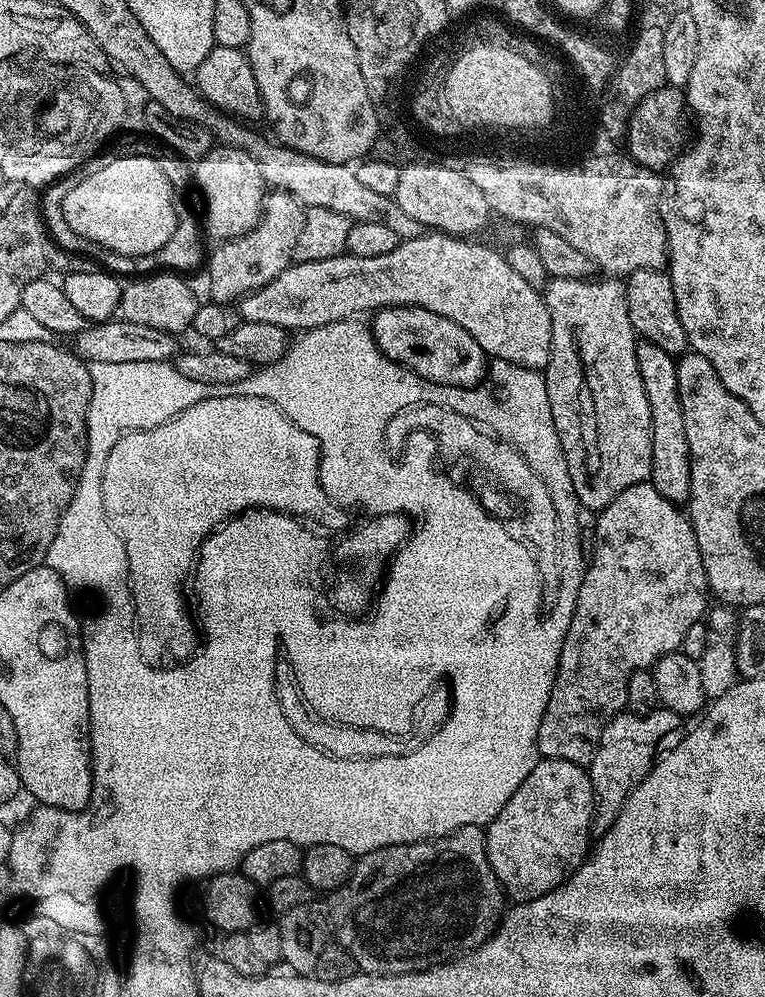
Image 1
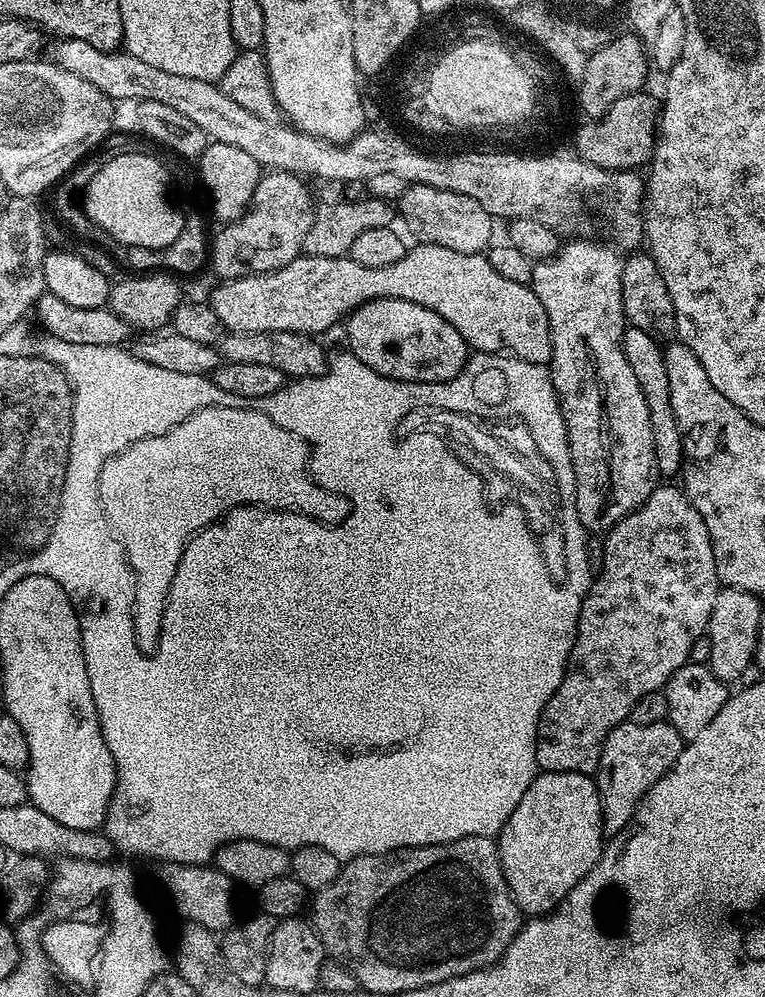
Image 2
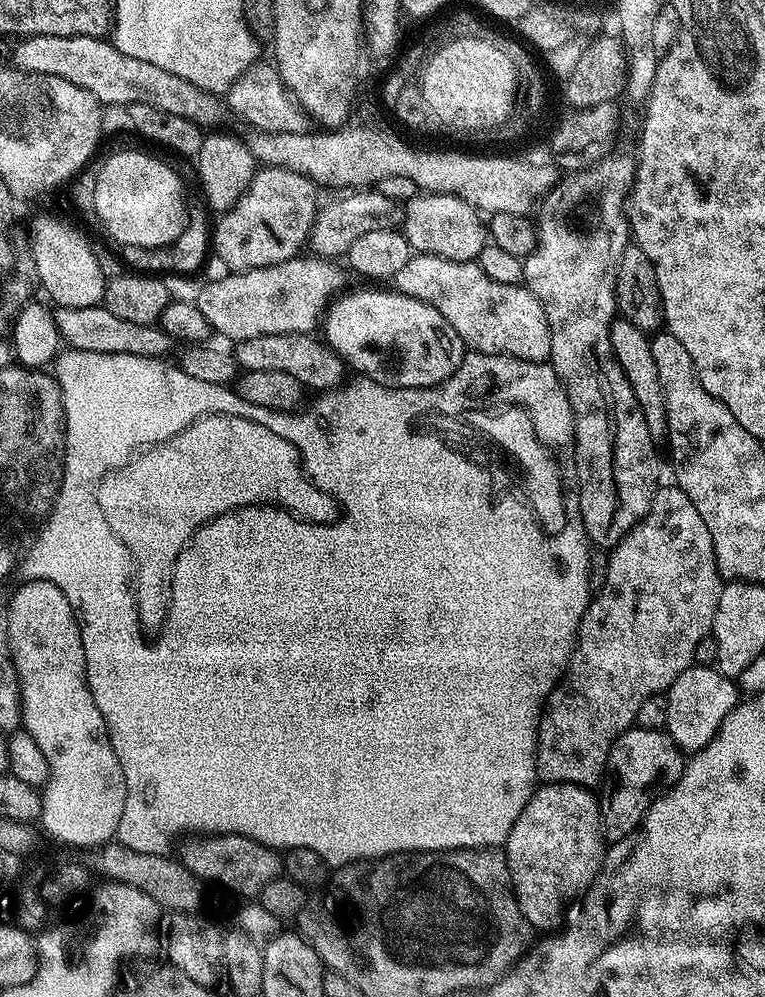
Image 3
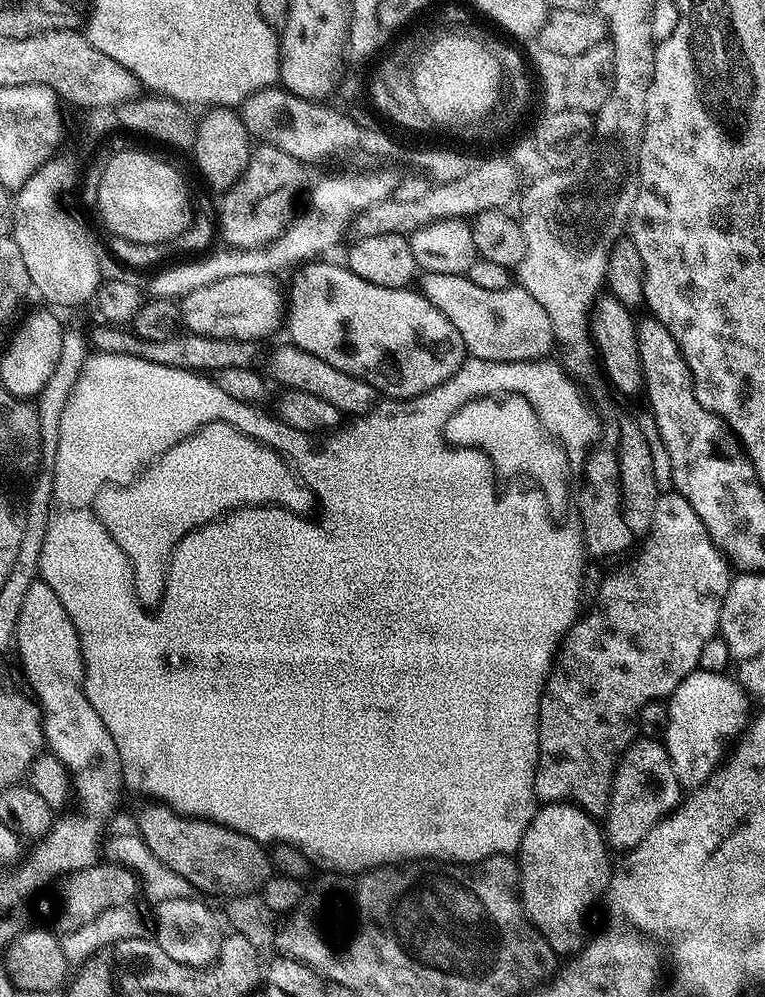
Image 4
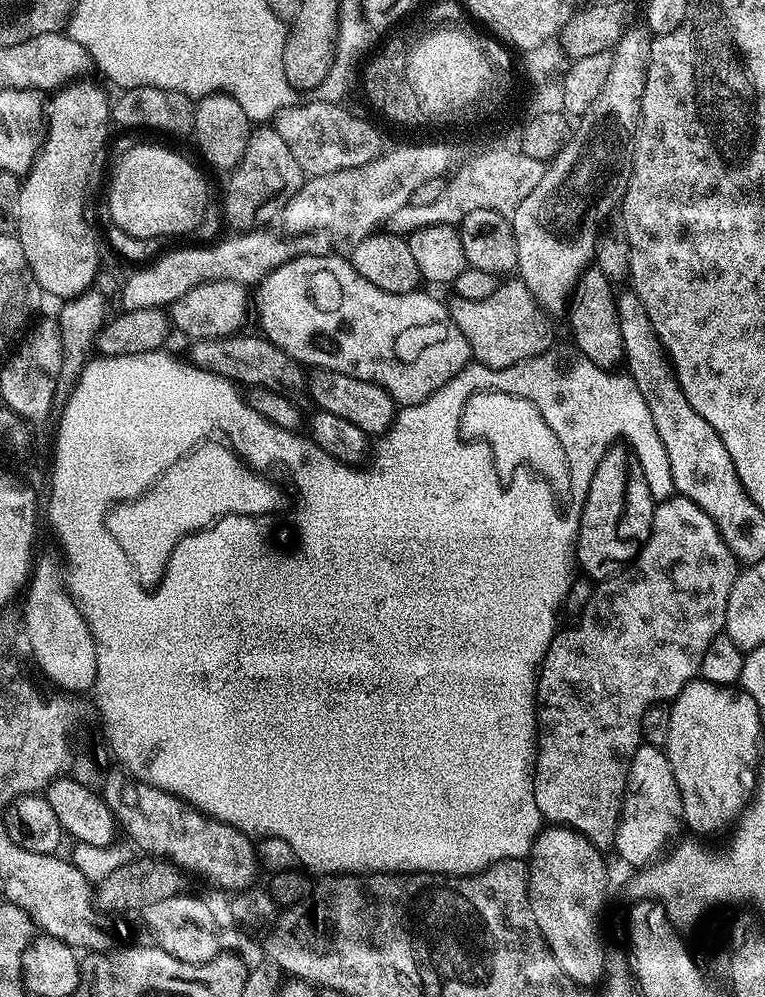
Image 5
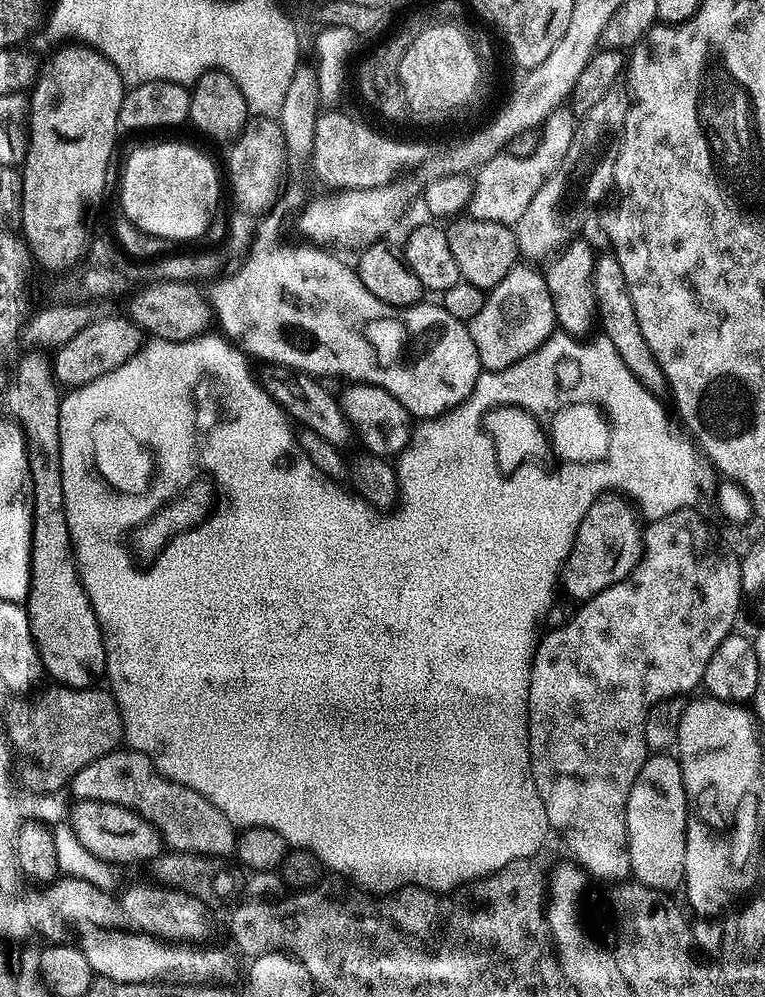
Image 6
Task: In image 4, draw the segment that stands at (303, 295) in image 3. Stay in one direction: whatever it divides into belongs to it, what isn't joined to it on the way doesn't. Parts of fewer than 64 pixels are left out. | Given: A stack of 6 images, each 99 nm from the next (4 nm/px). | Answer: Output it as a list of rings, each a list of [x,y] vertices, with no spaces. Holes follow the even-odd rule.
[[[238,274],[218,278],[202,290],[179,301],[182,324],[189,332],[209,336],[215,340],[251,340],[260,342],[276,327],[281,327],[286,316],[286,292],[280,289],[275,275]]]

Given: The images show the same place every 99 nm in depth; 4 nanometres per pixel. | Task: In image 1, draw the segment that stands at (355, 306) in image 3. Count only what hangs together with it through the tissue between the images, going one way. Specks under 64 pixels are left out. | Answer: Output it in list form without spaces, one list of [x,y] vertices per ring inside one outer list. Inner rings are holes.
[[[382,308],[371,317],[370,327],[380,352],[435,384],[474,388],[484,379],[489,357],[458,322],[421,308]]]

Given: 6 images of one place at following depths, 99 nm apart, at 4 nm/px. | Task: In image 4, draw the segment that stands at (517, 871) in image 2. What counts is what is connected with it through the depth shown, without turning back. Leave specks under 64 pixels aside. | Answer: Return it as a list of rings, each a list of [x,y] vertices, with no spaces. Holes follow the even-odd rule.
[[[548,802],[537,807],[530,826],[526,826],[526,834],[518,849],[518,867],[520,870],[520,901],[524,903],[524,915],[532,921],[532,925],[547,938],[557,954],[575,954],[584,947],[584,915],[592,908],[592,903],[599,901],[604,895],[608,881],[614,871],[614,863],[608,857],[610,845],[605,833],[596,825],[597,817],[584,811],[579,804],[571,802]]]

